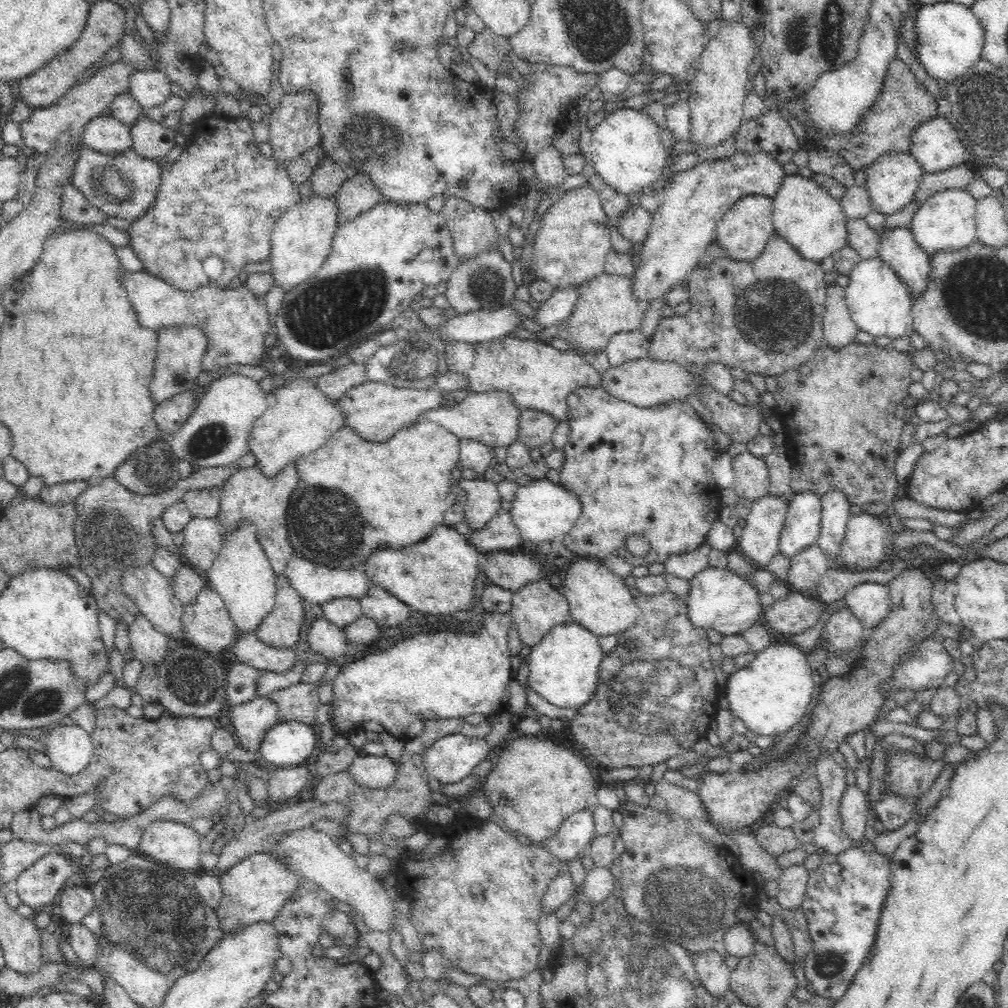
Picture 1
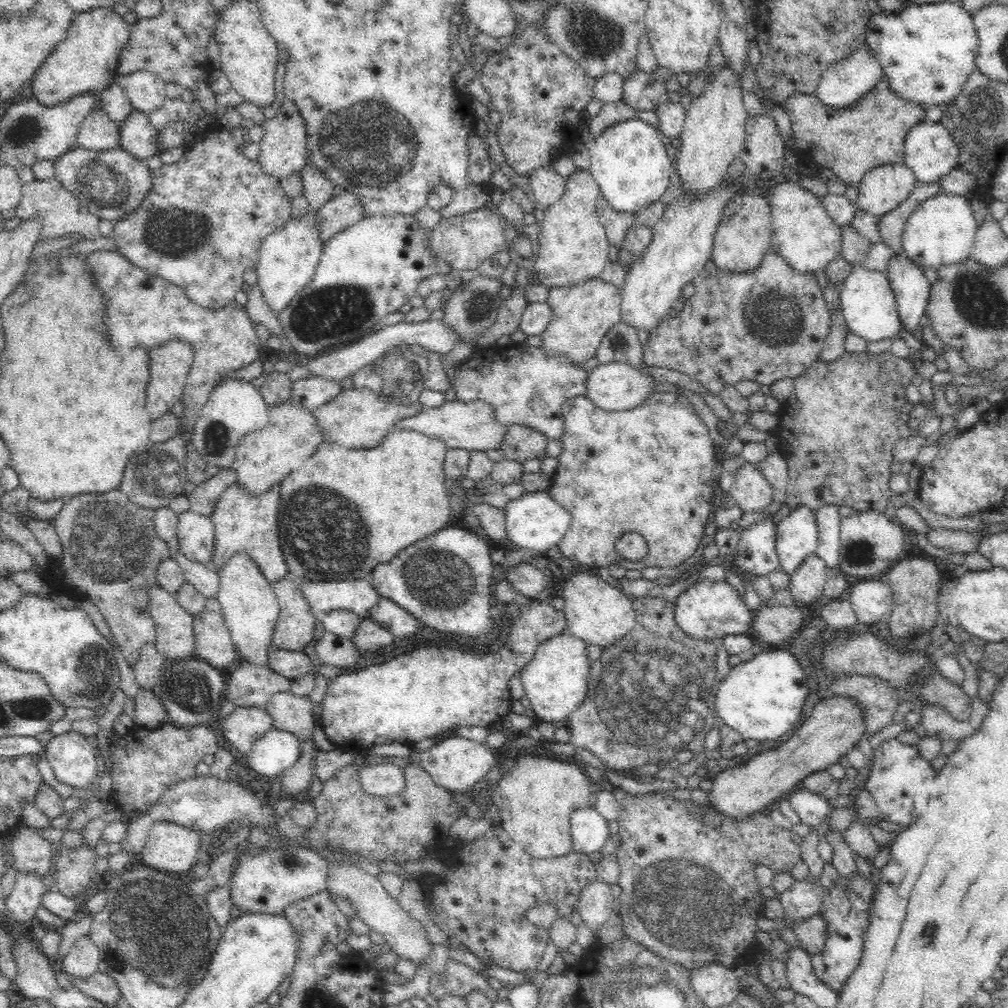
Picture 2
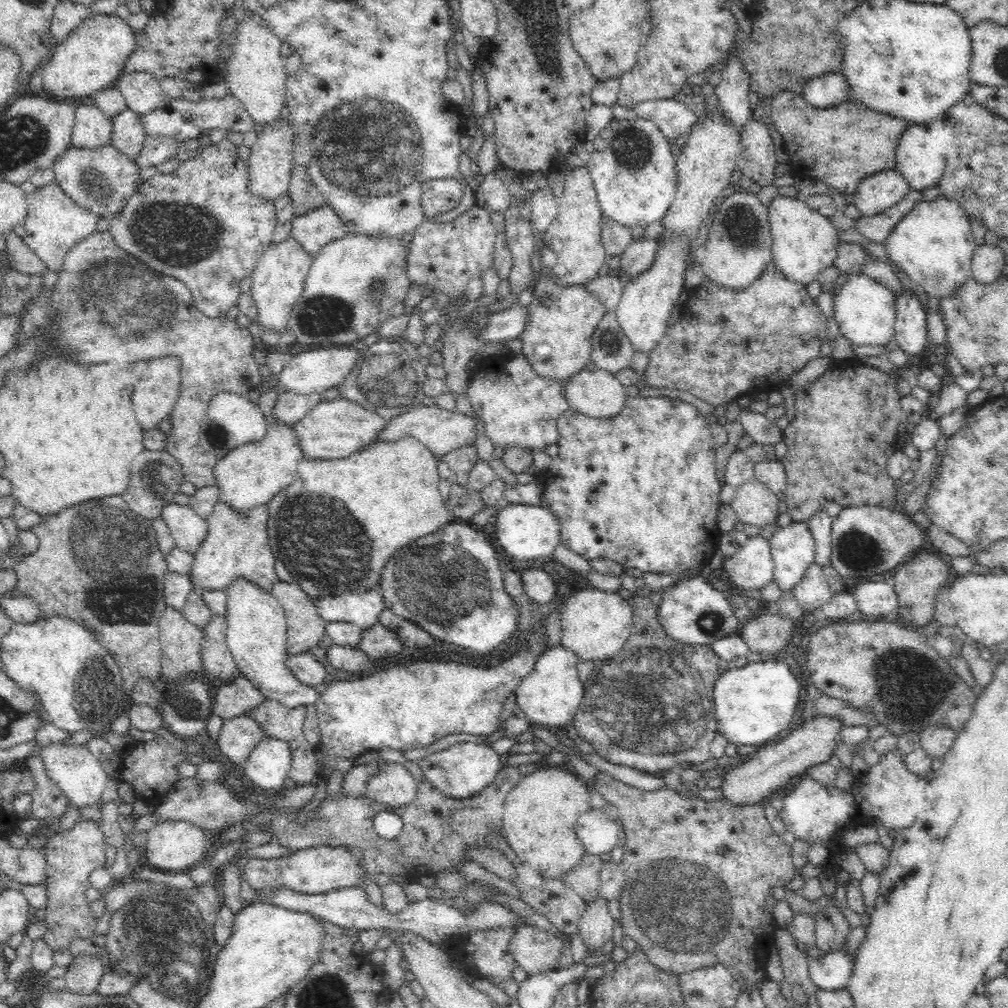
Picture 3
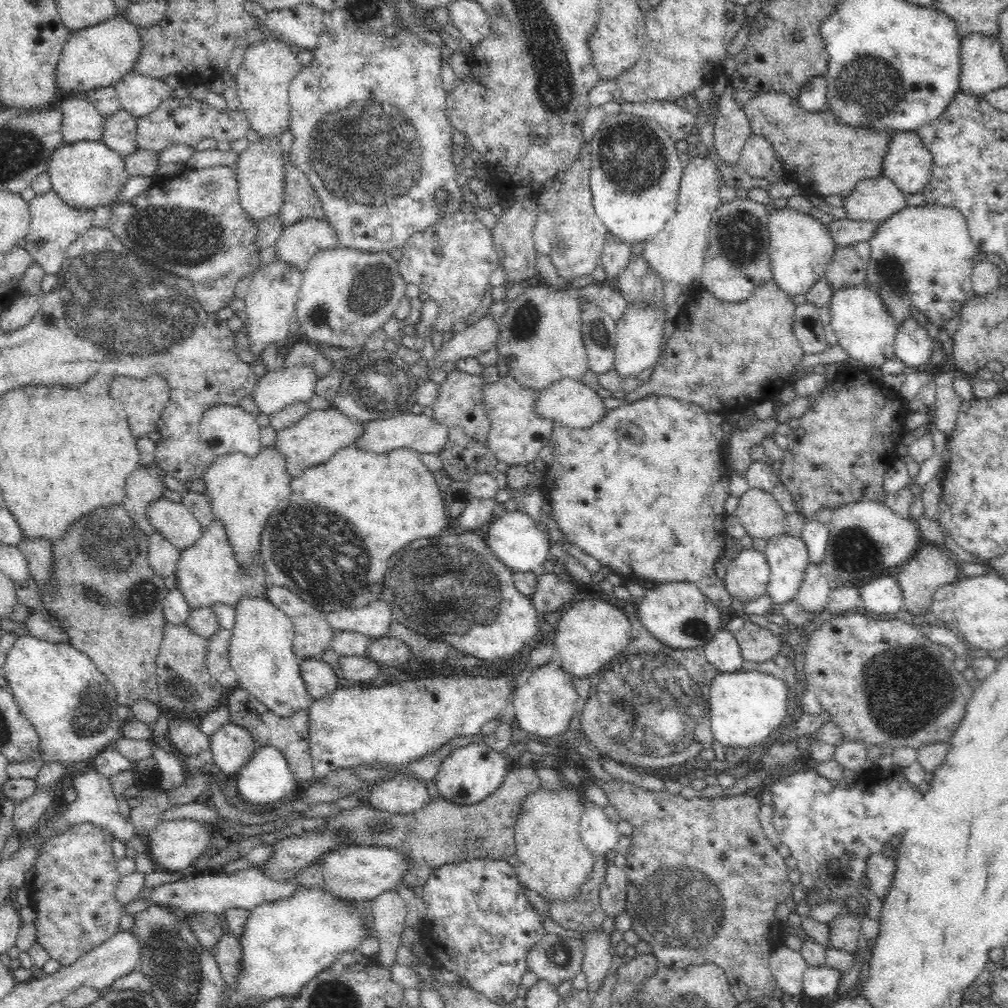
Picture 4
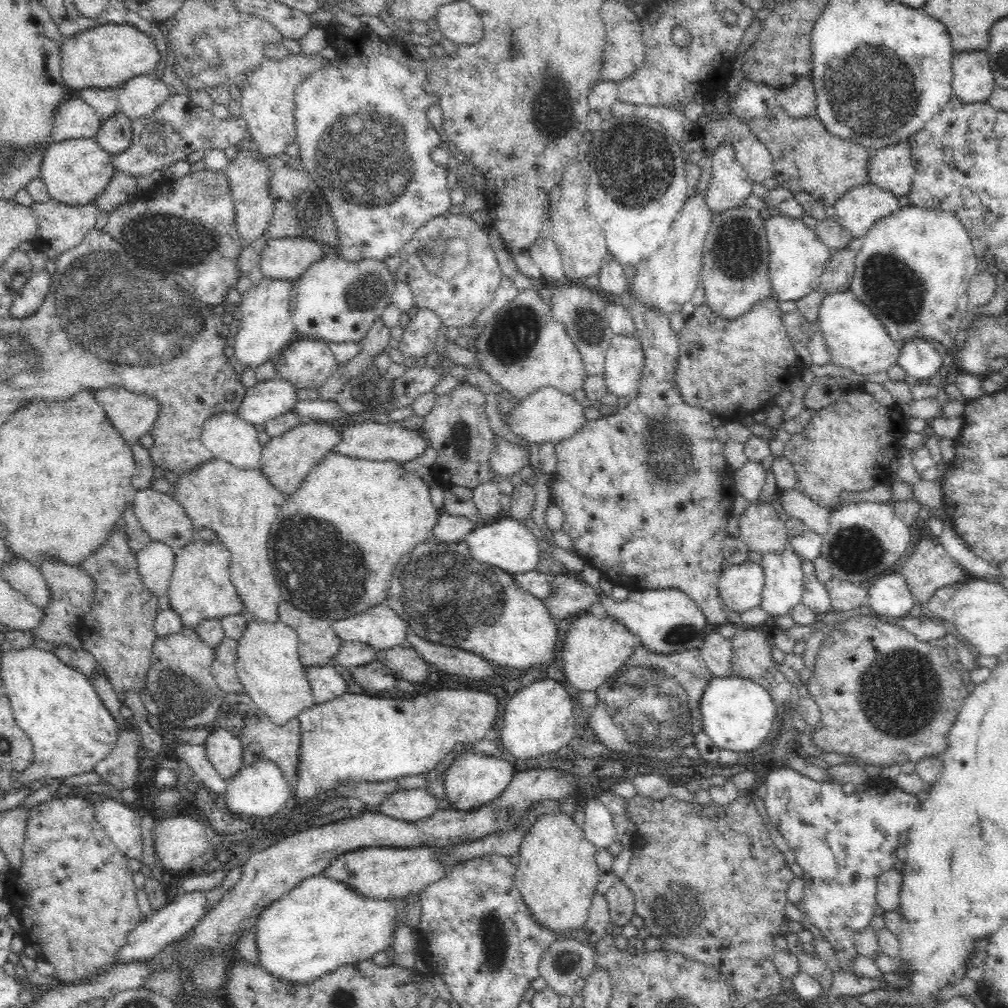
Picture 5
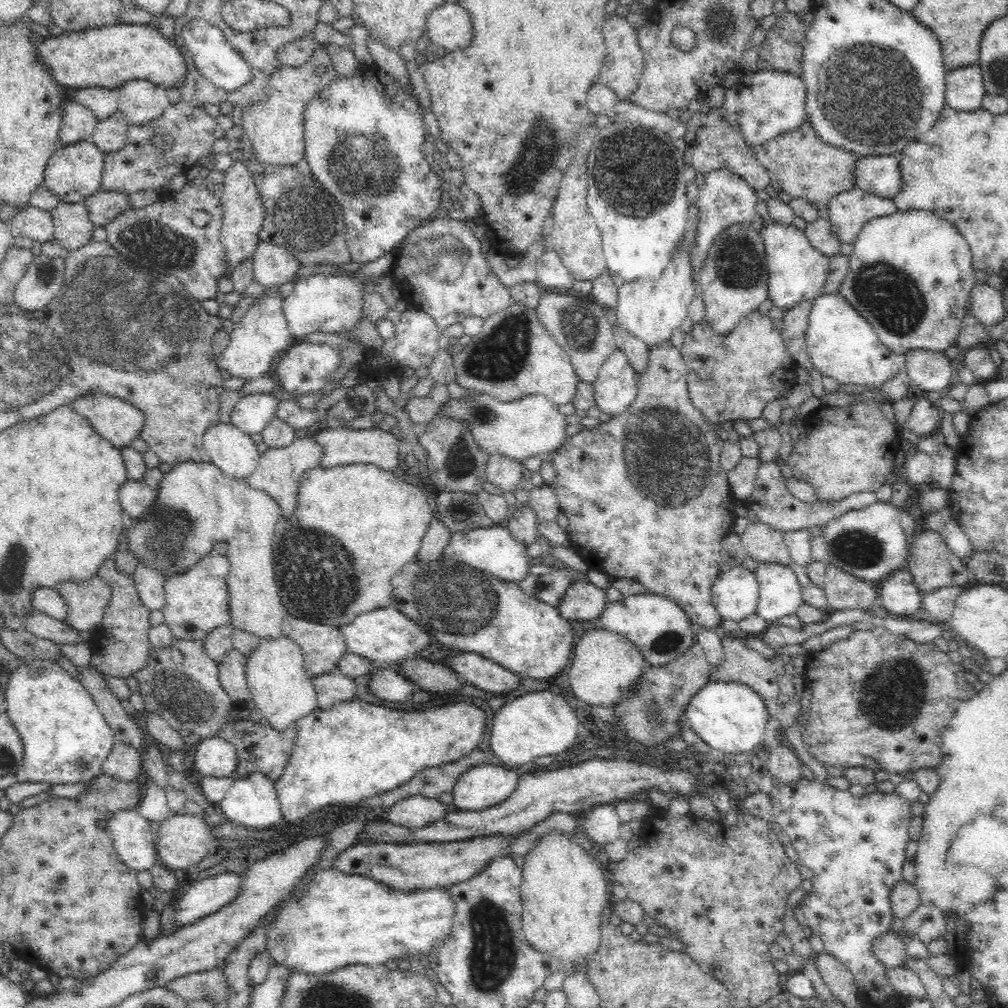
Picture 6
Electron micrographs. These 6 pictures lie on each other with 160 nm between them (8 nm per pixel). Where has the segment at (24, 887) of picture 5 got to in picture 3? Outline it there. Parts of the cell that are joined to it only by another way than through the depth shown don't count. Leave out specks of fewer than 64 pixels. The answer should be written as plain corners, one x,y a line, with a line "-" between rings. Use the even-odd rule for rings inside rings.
78,820
70,830
56,833
46,844
46,884
43,885
46,887
48,902
43,920
47,929
43,939
53,952
70,949
70,942
76,938
92,938
95,935
94,927
98,919
92,917
85,892
91,888
90,873
108,867
104,855
106,848
104,833
101,832
99,824
92,820

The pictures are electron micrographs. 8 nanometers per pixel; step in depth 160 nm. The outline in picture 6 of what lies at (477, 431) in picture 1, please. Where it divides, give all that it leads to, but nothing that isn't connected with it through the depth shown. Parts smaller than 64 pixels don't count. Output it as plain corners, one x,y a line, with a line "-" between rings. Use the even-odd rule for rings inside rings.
348,426
328,429
321,427
313,439
323,448
323,455
319,466
332,468
346,464
374,464
382,470
397,470
400,463
397,459
398,450
404,447
396,435
381,429
351,429

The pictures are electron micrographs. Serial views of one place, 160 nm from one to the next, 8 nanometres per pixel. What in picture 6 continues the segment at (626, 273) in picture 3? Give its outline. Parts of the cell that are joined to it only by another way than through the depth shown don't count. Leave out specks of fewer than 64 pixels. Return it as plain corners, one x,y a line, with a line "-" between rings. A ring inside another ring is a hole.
669,341
655,345
648,352
646,372
637,374
637,396
633,405
621,414
611,417
608,422
596,427
583,429
566,438
553,454
553,467
556,476
550,482
552,490
558,497
560,510
568,517
566,532
571,540
571,547
587,563
590,569
602,571
610,578
629,578
641,582
652,594
662,595
673,600
688,615
692,624
707,629
714,629
721,624
722,617
717,613
712,602
711,586
721,575
718,563
721,561
721,545
731,533
732,525
737,517
734,513
736,498
731,493
727,472
721,467
723,441
718,437
718,425
708,421
702,412
698,411
691,402
687,387
688,367
683,361
681,350

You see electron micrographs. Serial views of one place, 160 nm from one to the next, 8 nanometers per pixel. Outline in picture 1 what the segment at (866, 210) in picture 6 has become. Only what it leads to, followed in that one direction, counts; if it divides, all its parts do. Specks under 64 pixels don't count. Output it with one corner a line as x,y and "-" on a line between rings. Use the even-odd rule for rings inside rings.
886,152
878,160
874,160
866,169
868,177
865,180
871,210
892,214
902,210
912,202
916,194
920,179
925,173
920,163
909,152

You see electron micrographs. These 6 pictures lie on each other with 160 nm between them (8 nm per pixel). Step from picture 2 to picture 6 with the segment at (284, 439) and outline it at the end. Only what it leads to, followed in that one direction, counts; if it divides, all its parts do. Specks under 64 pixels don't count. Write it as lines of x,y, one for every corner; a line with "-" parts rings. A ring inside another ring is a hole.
186,461
177,465
173,465
169,472
164,474
161,483
158,484
157,495
155,503
151,506
151,511
144,519
134,519
131,522
131,527
127,531
128,534
128,547
134,553
134,556
142,564
153,566
159,570
160,574
164,576
172,576
172,574
178,574
178,572
184,572
188,568
192,568
194,564
200,560
203,556
210,554
213,551
213,547
217,544
225,544
228,547
227,559
230,563
229,573
227,576
227,589
229,596
229,615
230,622
233,628
239,628
257,636
258,638
278,638
282,632
282,622
284,622
284,616
286,614
285,607
281,603
279,595
279,588
276,586
276,576
274,576
274,553
273,553
273,537
276,530
276,522
281,518
281,510
279,504
266,492
258,490
256,488
250,488
250,485
245,479
230,478
223,474
223,472
214,464
201,463
194,461

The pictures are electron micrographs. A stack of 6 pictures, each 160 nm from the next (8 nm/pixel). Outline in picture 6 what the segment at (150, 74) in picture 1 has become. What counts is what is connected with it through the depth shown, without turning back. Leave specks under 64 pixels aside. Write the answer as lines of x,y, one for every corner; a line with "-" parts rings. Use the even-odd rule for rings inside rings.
129,80
119,91
118,110
128,125
142,126
156,120
169,104
166,89
147,80

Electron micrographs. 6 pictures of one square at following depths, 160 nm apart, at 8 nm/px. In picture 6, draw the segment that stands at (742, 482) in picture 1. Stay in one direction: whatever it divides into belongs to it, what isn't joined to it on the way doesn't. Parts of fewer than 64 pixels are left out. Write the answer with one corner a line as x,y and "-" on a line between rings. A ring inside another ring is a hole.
750,522
741,534
741,542
756,562
775,562
786,566
793,562
784,543
783,531
769,524

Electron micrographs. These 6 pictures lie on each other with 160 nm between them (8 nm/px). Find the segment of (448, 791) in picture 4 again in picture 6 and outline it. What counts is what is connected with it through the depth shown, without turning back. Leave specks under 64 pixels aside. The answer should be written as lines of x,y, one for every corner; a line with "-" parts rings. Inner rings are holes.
487,763
475,765
459,776
454,789
451,791
454,797
453,804
460,811
482,811
491,808
495,806
494,804
500,804
507,800
514,793
518,780
518,774
501,763
499,765

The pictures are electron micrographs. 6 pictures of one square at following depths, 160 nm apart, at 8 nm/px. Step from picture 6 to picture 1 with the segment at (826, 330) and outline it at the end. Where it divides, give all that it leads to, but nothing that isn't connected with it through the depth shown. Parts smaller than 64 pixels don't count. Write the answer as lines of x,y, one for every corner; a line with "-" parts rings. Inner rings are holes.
880,256
872,259
861,259
850,272
850,281
844,288
846,305
850,317
859,330
871,334
873,337
887,337
890,339
910,337
913,334
913,315
911,308
914,293
908,285
902,283
894,270
881,260

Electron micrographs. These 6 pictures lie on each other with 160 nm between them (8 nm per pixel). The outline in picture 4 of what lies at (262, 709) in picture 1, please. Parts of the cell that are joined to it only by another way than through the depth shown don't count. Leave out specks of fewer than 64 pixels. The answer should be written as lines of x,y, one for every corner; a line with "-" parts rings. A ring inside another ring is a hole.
232,722
223,724
210,738
212,760
226,776
237,774
258,748
248,730

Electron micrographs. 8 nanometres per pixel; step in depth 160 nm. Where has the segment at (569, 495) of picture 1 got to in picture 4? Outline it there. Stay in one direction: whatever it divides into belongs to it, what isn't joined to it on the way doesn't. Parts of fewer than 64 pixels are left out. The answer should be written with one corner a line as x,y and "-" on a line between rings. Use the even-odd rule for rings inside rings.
505,511
489,522
486,547
513,572
539,571
549,559
551,538
524,512

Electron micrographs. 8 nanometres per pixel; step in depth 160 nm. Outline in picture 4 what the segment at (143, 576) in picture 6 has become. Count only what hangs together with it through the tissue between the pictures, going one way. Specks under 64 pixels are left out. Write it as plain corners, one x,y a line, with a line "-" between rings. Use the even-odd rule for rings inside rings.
153,531
149,538
147,563
154,572
168,578
177,569
181,551
164,539
159,532

